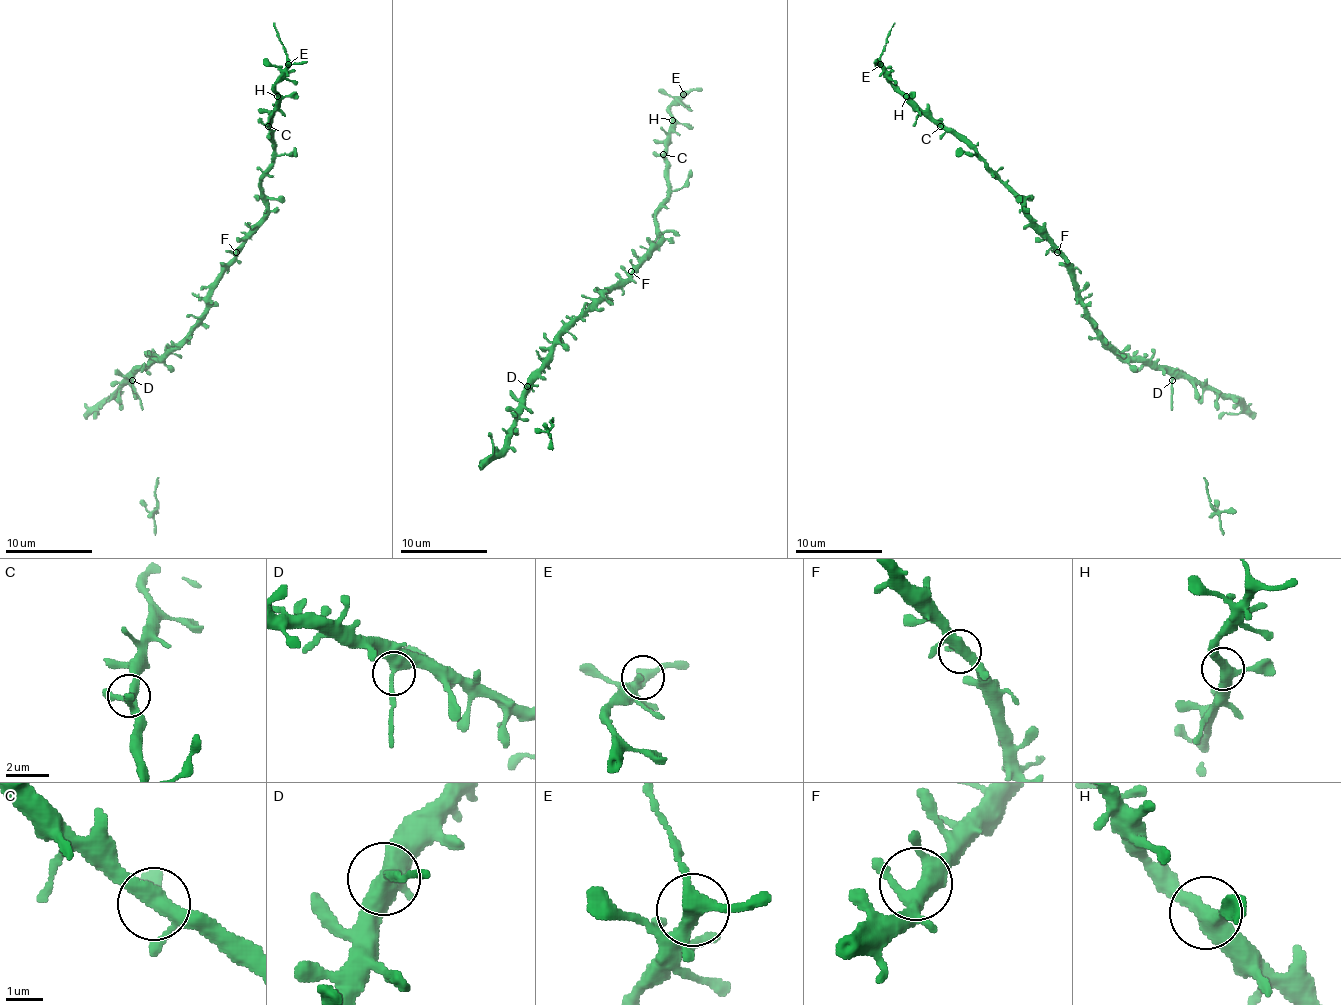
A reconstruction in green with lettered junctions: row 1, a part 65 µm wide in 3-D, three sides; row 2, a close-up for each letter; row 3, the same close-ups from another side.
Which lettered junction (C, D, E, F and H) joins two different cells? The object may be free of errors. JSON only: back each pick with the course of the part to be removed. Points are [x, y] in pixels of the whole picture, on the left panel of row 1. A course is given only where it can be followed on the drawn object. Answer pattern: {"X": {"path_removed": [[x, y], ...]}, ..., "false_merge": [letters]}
{"false_merge": []}

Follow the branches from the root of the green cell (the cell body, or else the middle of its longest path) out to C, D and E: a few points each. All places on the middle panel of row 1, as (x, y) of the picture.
C: (615, 287), (661, 241), (657, 209), (668, 193), (668, 159), (663, 154)
D: (615, 287), (611, 287), (557, 341), (553, 360), (527, 386)
E: (615, 287), (661, 241), (657, 209), (668, 193), (665, 137), (672, 124), (670, 109), (683, 94)

